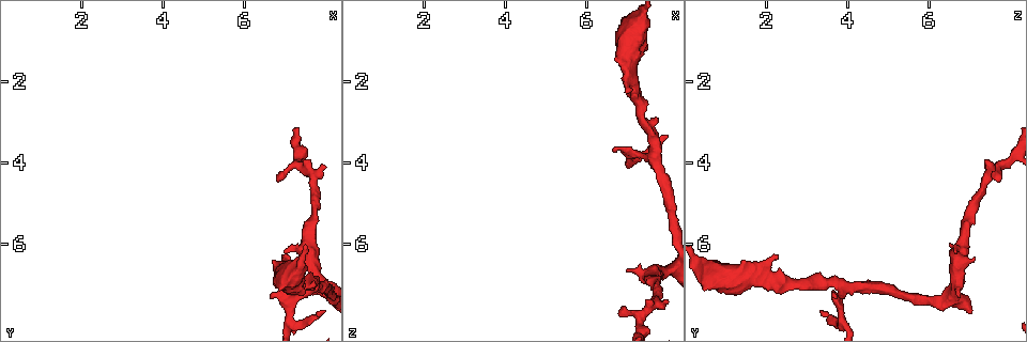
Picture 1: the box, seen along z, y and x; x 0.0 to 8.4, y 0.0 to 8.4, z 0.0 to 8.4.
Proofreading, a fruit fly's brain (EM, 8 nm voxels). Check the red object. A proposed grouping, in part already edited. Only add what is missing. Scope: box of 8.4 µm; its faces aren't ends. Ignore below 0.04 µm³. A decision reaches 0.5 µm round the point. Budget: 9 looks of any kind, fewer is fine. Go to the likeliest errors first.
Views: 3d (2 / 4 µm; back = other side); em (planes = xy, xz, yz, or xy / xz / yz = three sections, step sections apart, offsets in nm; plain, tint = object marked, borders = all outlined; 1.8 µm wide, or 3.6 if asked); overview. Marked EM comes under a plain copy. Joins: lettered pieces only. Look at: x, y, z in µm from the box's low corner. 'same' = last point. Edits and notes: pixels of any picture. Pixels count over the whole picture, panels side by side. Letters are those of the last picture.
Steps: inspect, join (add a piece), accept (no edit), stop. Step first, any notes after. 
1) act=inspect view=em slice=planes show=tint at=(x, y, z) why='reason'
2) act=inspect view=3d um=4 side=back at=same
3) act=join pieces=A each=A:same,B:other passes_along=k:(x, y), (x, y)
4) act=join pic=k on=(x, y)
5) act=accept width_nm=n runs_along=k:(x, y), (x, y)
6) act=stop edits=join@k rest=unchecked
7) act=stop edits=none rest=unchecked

act=inspect view=em um=3.6 slice=planes show=borders at=(6.80, 4.30, 7.75) why='branch stops here'

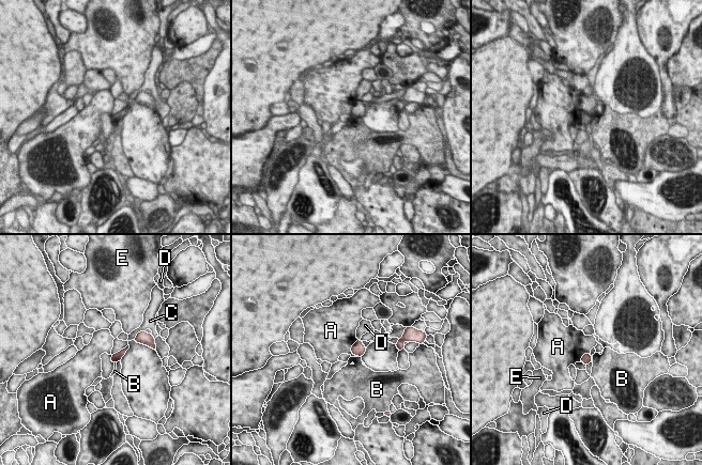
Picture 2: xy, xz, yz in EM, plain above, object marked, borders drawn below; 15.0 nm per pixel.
act=accept longest_contact=A:260nm each=A:other,B:other,C:other,D:other,E:other found='none of them fits'

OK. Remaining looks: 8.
act=inspect view=em slice=xz step=16 show=borders at=(6.65, 7.20, 3.75) why='branch stops here'

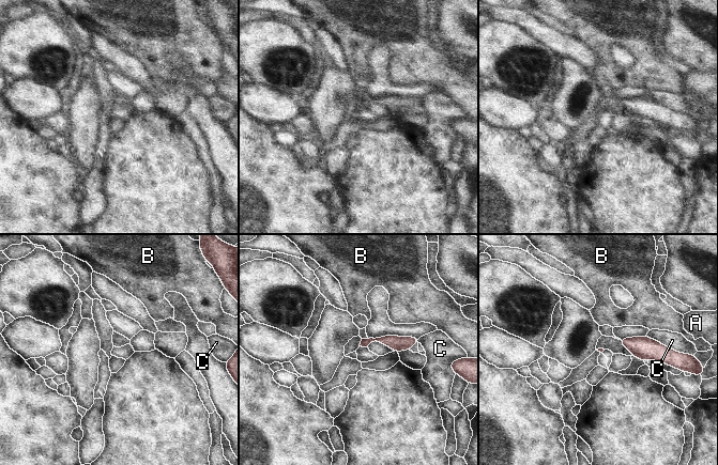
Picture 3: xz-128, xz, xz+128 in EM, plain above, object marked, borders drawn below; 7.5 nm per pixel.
act=accept each=A:other,B:other,C:other found='none of them fits'

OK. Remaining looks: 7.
act=inspect view=em slice=planes show=borders at=(7.10, 6.30, 2.20)

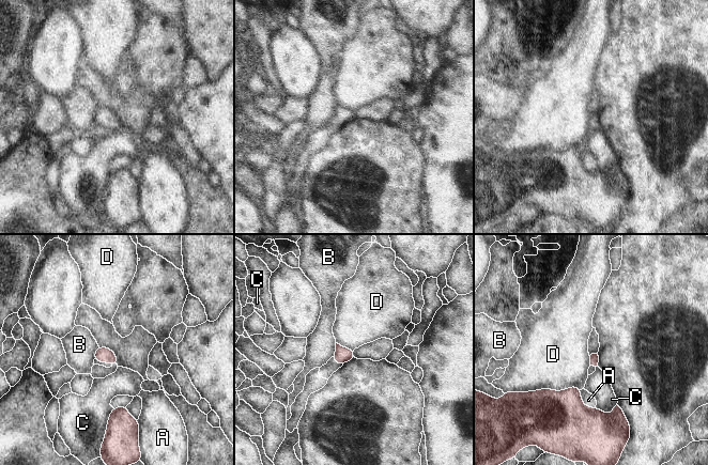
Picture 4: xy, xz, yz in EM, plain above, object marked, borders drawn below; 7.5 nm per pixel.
act=accept each=A:other,B:other,C:other,D:other border=4:(581, 389), (529, 391) found='none of them fits'

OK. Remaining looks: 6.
act=inspect view=em slice=planes show=borders at=(7.00, 6.15, 6.65) why='thick end'

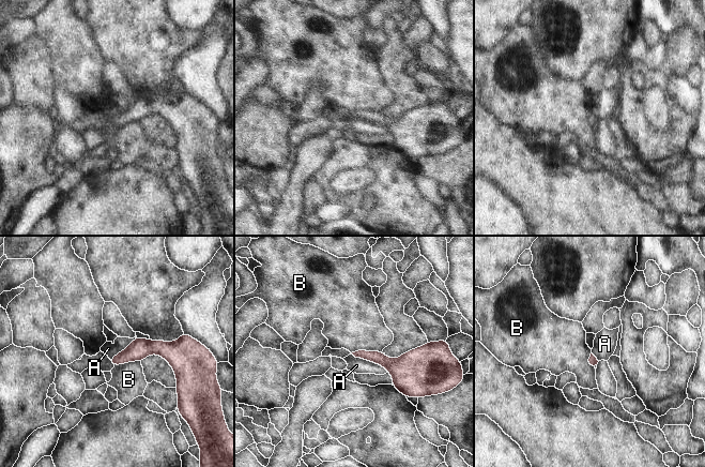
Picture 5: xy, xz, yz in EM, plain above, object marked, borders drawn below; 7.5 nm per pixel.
act=accept each=A:other,B:other runs_along=5:(179, 350), (140, 348), (112, 361) found='none of them fits'

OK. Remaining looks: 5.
act=stop edits=none rest=unchecked

